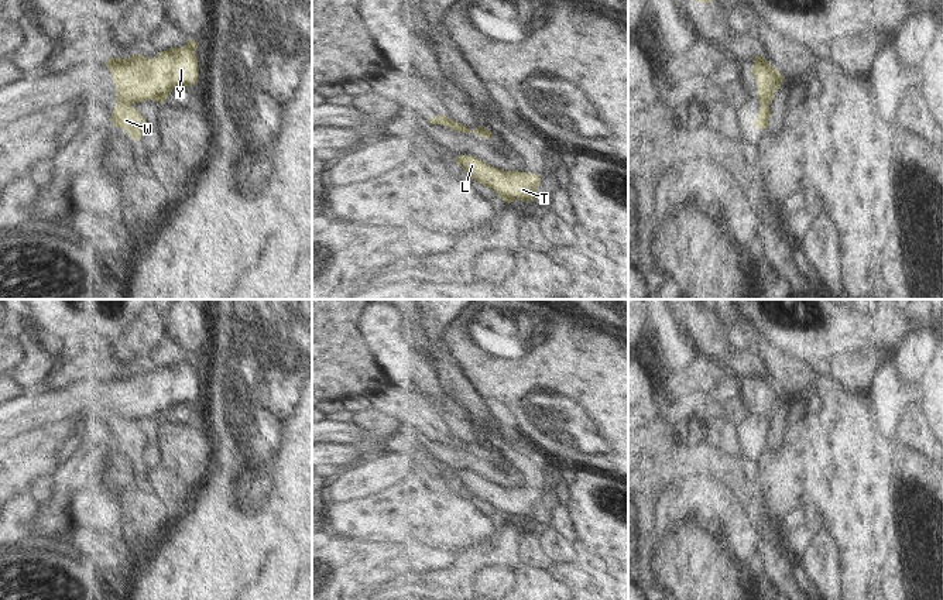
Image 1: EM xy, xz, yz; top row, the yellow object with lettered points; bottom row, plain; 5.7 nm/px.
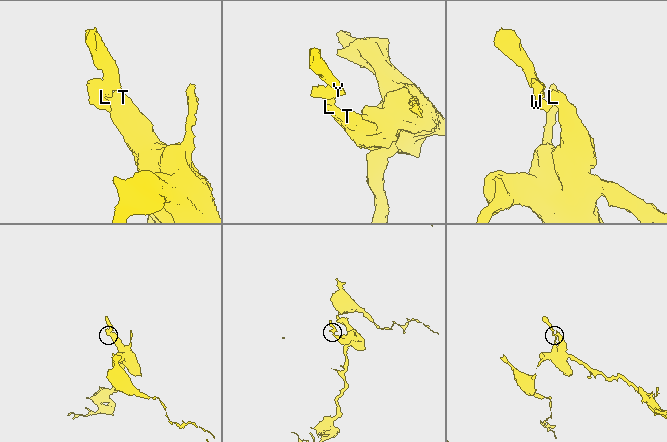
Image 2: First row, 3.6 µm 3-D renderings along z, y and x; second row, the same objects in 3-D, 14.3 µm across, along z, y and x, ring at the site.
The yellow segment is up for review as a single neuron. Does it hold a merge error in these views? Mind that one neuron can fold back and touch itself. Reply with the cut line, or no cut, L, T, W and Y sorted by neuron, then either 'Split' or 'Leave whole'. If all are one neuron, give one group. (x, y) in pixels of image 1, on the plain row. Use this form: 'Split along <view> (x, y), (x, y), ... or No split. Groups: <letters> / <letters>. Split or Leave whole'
Split along xy (130, 420), (116, 422). Groups: L T W / Y. Split

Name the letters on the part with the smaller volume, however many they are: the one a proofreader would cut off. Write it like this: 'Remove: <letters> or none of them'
Remove: Y

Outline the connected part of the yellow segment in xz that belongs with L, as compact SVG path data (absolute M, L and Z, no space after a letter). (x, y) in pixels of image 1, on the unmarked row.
M459 472L456 479L463 484L466 491L480 501L493 505L507 520L514 517L534 518L541 501L541 494L535 490L504 487L473 472Z

